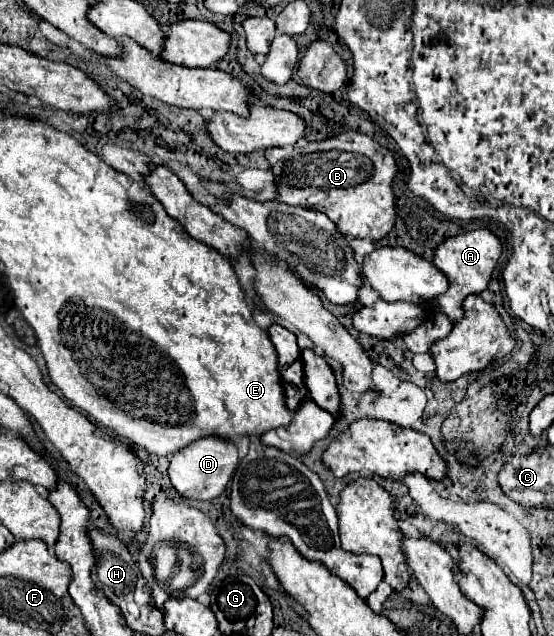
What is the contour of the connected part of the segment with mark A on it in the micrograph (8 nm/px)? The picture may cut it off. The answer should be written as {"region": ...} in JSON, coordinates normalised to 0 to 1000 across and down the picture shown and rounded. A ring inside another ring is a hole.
{"region":[[[861,360],[861,363],[850,363],[850,366],[821,369],[821,373],[800,379],[785,392],[782,414],[785,414],[785,420],[792,420],[792,426],[810,442],[810,454],[785,470],[785,483],[792,489],[800,489],[810,498],[810,505],[821,508],[825,502],[836,498],[832,476],[836,476],[836,470],[843,464],[850,464],[850,461],[865,464],[868,458],[879,454],[886,429],[890,429],[890,423],[897,417],[901,401],[904,401],[904,382],[901,382],[901,376],[883,360]]]}

